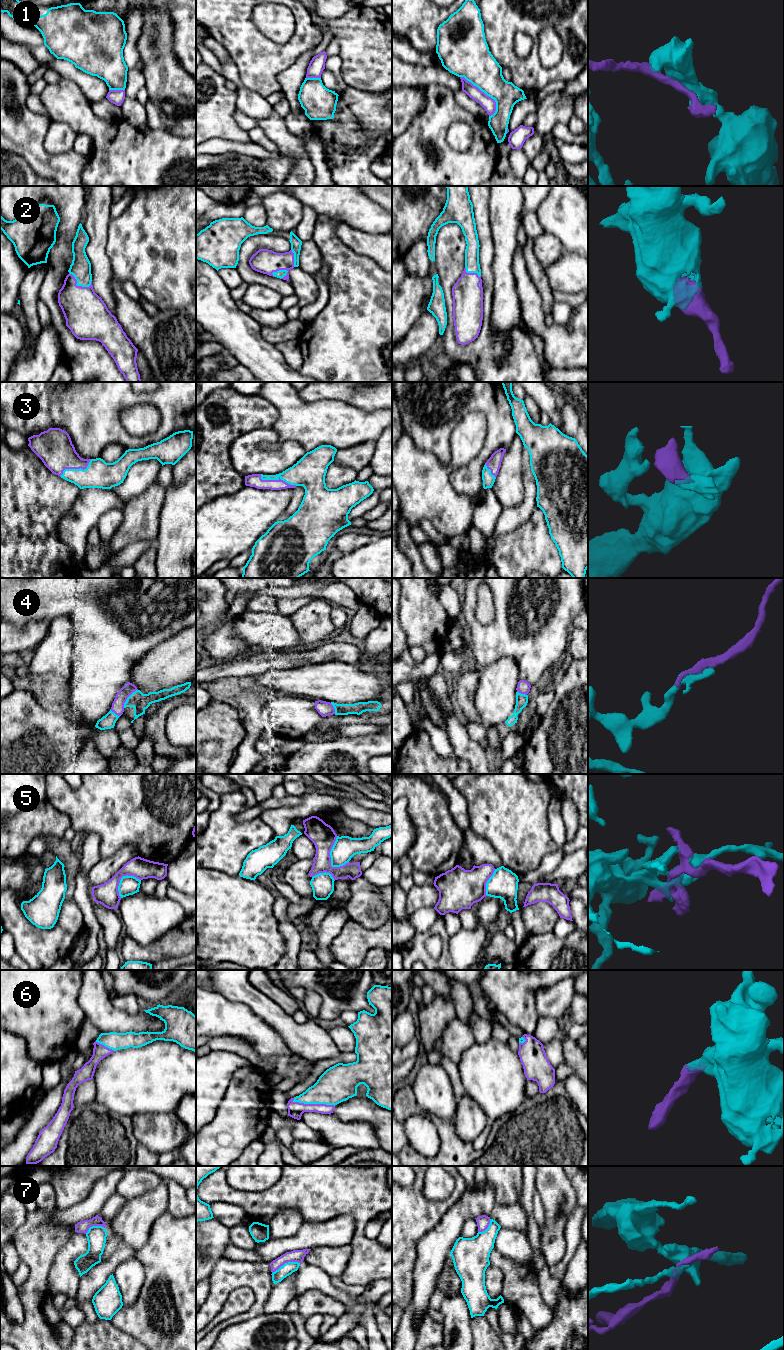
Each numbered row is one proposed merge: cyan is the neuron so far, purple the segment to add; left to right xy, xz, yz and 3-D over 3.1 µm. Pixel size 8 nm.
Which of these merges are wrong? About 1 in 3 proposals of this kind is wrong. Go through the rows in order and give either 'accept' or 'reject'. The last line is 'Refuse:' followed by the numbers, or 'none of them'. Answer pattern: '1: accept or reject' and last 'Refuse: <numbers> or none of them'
1: reject
2: accept
3: accept
4: accept
5: reject
6: accept
7: reject
Refuse: 1, 5, 7

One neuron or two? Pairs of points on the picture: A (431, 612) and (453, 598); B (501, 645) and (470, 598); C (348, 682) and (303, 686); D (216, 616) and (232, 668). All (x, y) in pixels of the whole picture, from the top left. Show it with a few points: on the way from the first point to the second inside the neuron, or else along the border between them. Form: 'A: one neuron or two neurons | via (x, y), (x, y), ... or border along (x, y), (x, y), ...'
A: two neurons | border along (429, 588), (436, 595), (450, 617)
B: one neuron | via (488, 638), (470, 620), (469, 611)
C: one neuron | via (337, 682), (314, 682)
D: two neurons | border along (240, 656), (219, 662)

